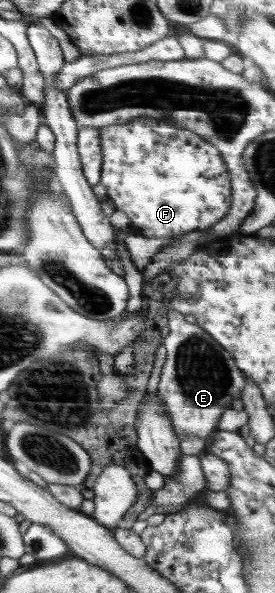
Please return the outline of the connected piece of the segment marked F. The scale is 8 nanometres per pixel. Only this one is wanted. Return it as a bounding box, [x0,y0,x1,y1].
[101,118,232,239]

